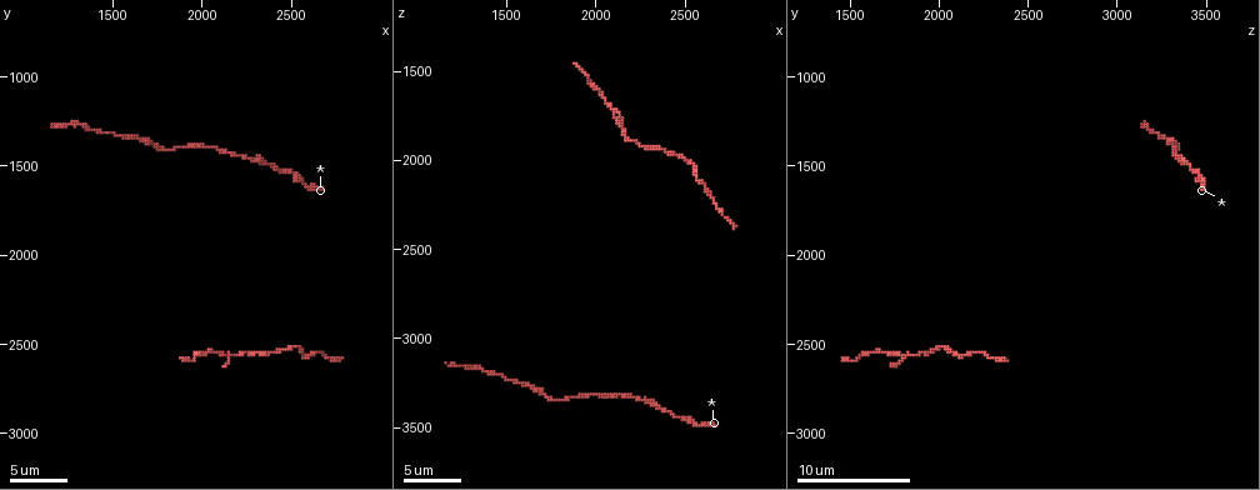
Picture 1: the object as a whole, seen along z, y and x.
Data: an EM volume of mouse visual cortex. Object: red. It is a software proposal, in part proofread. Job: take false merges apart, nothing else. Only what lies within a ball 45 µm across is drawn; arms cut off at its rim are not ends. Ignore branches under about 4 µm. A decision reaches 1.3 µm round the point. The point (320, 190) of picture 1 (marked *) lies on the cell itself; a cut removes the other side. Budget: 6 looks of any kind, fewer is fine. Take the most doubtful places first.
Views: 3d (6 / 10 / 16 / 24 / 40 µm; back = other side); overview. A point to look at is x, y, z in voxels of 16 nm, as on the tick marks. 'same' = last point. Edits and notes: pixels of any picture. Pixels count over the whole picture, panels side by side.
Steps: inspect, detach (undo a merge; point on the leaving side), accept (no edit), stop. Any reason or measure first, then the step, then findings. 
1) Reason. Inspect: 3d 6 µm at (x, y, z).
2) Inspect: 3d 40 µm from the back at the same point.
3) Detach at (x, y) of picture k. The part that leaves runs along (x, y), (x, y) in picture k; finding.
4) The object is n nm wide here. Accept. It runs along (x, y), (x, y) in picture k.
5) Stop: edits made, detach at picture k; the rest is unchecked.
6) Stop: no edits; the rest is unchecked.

Calibre changes. Inspect: 3d 10 µm at (2240, 1460, 3340).

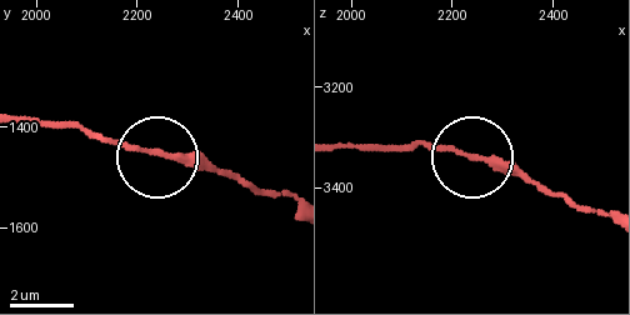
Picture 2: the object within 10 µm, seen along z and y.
The object is 210 nm wide here. Accept. It runs along (604, 211), (571, 205), (451, 151), (381, 144) in picture 2; all the same cell.

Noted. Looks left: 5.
Sudden change in width. Inspect: 3d 10 µm at (1600, 1340, 3260).

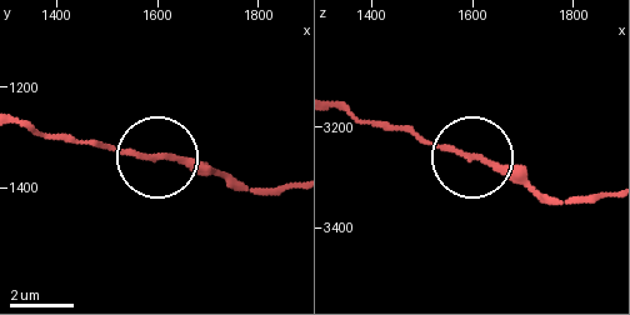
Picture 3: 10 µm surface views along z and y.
Accept. One cell here.

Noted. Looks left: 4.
Thin neck. Inspect: 3d 10 µm at (2000, 1400, 3320).

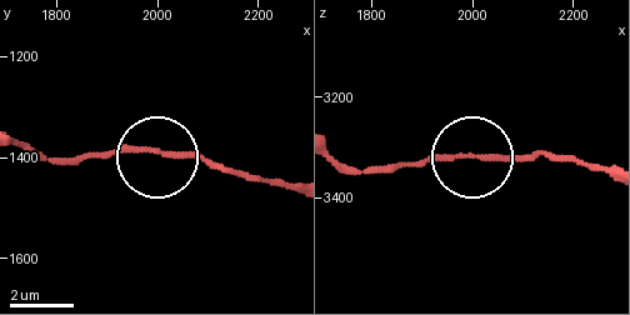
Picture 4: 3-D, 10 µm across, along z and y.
Accept. Continuous, no second cell.

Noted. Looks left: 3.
Stop: no edits; the rest is unchecked.

